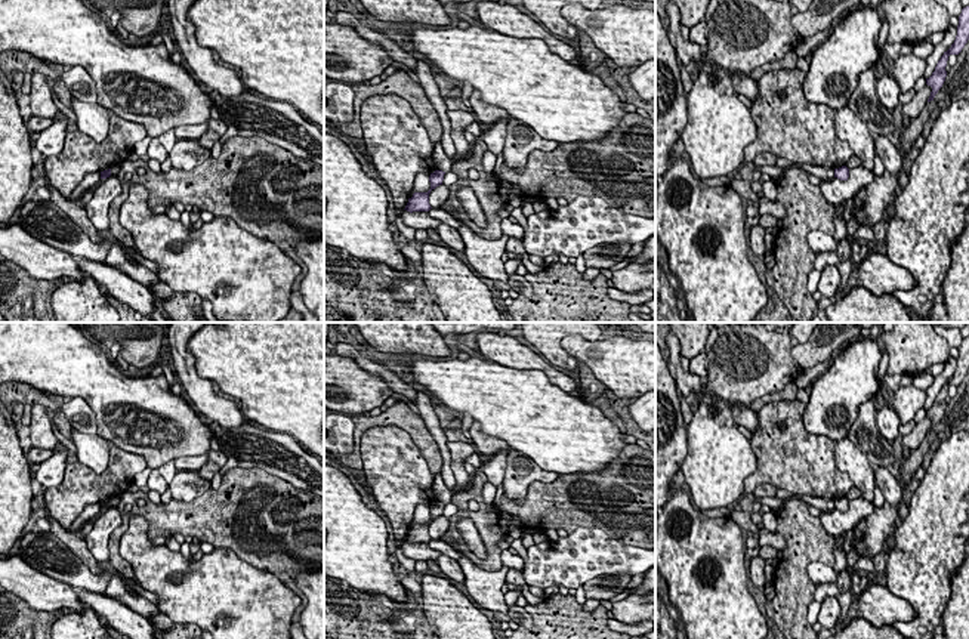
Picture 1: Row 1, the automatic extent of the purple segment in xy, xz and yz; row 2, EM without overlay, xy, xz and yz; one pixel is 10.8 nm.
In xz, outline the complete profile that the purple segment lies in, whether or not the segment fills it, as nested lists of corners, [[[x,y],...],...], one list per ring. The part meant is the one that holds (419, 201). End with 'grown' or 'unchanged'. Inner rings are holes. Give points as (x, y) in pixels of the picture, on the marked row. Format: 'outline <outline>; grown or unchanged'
outline [[[435,170],[429,176],[431,189],[428,192],[414,192],[411,198],[408,198],[408,203],[404,210],[413,213],[413,212],[429,212],[432,207],[429,204],[429,194],[436,186],[442,185],[445,172]]]; unchanged

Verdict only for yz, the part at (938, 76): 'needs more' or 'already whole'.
already whole

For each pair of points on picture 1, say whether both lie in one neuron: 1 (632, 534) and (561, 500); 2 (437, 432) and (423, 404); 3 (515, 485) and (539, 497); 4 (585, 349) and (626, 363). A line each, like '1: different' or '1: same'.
1: same
2: same
3: different
4: same

